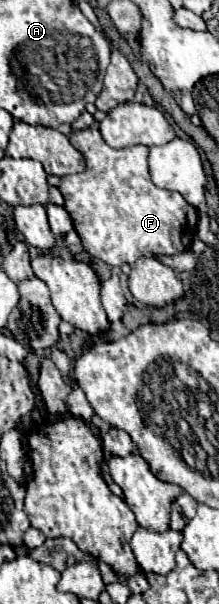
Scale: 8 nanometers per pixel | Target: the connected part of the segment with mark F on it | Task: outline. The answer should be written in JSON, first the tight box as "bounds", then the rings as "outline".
{"bounds":[60,127,198,265],"outline":[[[88,127],[82,131],[72,131],[70,143],[84,155],[86,159],[86,171],[78,175],[66,175],[62,177],[60,191],[64,195],[64,209],[70,213],[74,221],[74,229],[78,231],[84,249],[108,263],[108,265],[132,265],[138,257],[162,257],[162,255],[178,255],[184,253],[194,235],[198,225],[198,211],[180,195],[172,193],[168,189],[160,189],[152,183],[150,171],[148,171],[148,147],[134,145],[124,149],[112,149],[102,139],[98,127]]]}

